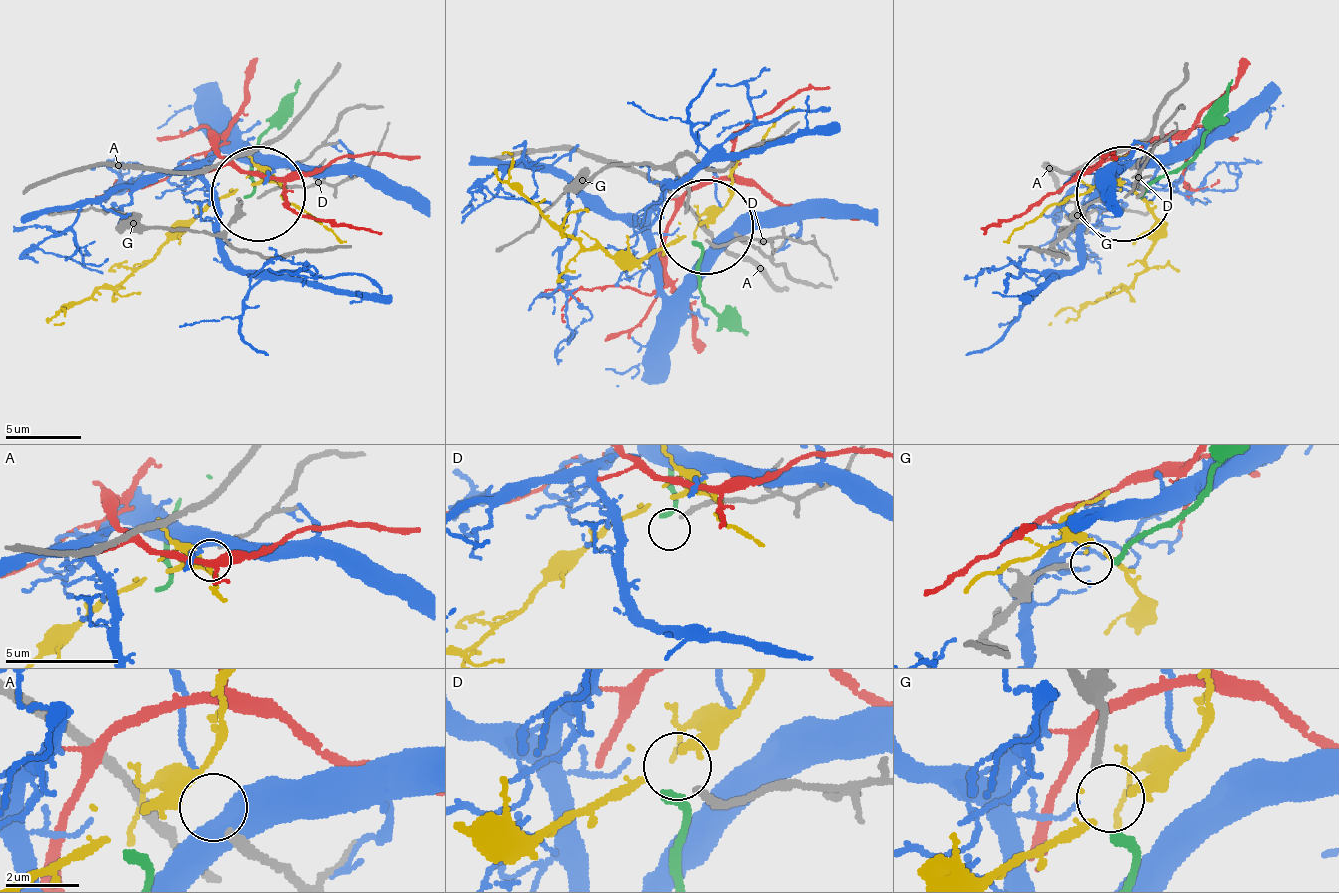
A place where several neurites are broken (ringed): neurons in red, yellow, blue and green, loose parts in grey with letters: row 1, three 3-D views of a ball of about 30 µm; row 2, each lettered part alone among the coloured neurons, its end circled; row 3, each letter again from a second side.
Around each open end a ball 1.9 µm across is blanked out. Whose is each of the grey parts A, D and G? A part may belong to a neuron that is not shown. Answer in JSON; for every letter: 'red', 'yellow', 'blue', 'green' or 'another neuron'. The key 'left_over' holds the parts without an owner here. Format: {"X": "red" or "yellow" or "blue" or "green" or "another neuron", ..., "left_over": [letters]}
{"A": "yellow", "D": "another neuron", "G": "green", "left_over": ["D"]}

